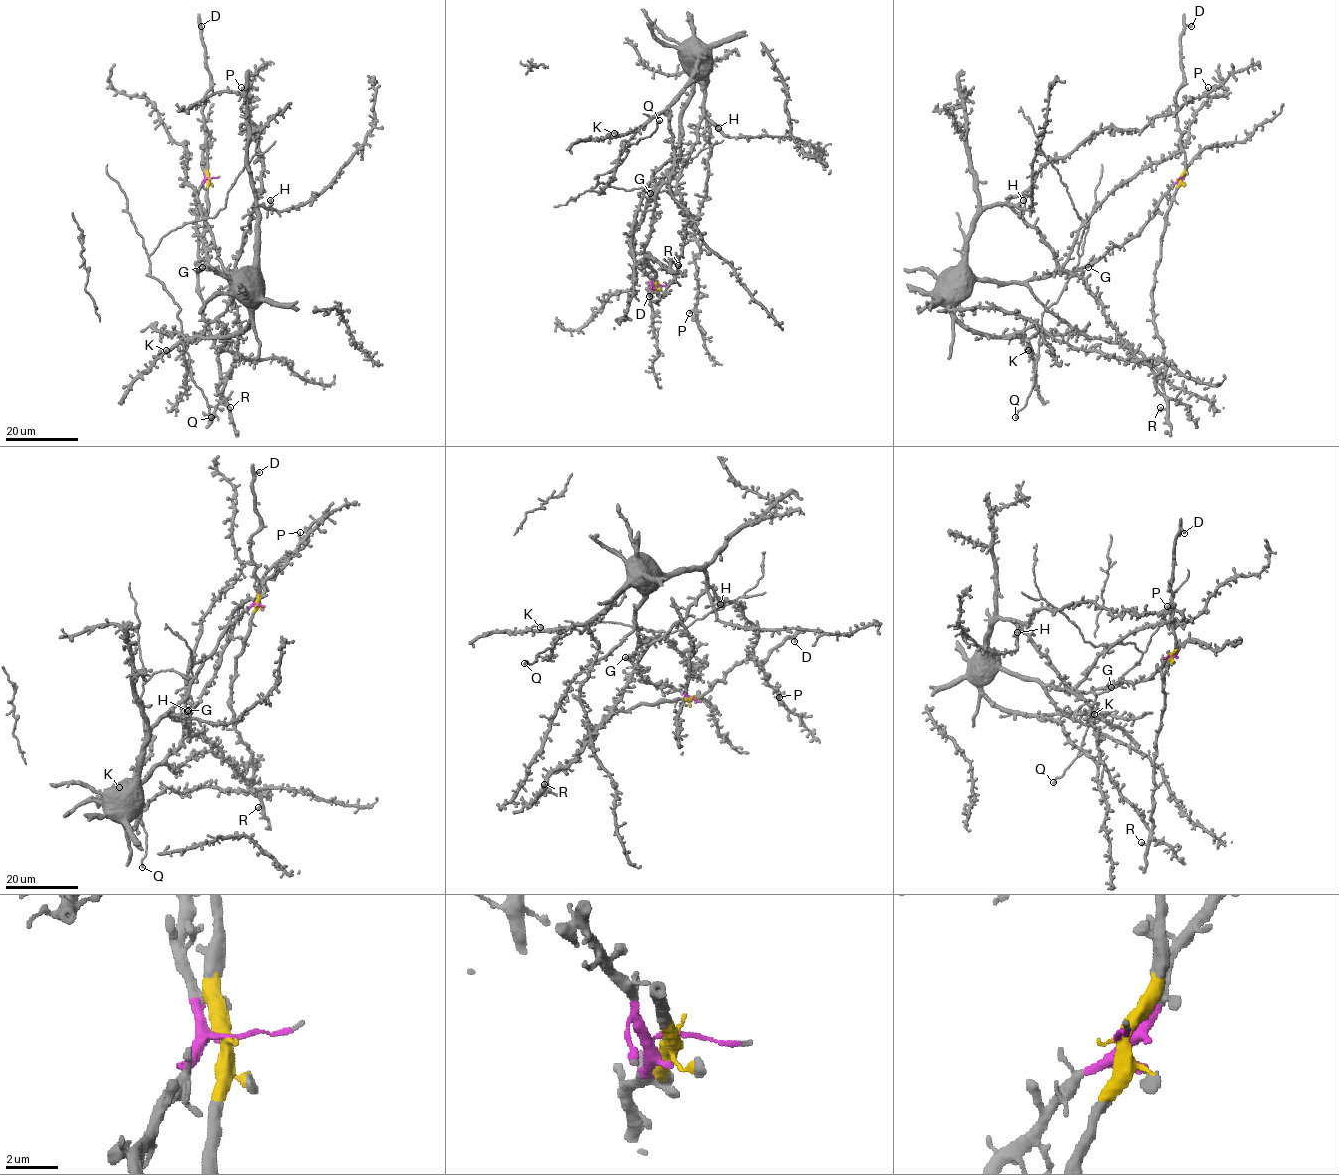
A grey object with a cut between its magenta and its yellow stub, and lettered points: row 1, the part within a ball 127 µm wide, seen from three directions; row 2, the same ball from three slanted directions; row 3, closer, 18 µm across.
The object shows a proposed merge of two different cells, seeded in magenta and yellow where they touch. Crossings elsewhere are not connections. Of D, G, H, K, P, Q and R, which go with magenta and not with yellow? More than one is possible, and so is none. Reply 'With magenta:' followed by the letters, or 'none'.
With magenta: G, H, K, P, Q

